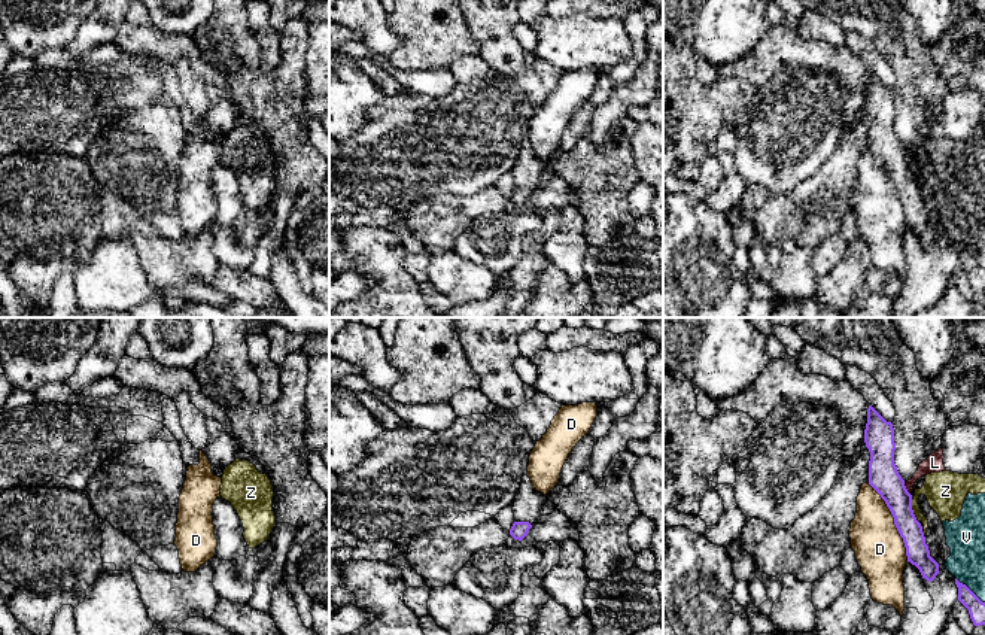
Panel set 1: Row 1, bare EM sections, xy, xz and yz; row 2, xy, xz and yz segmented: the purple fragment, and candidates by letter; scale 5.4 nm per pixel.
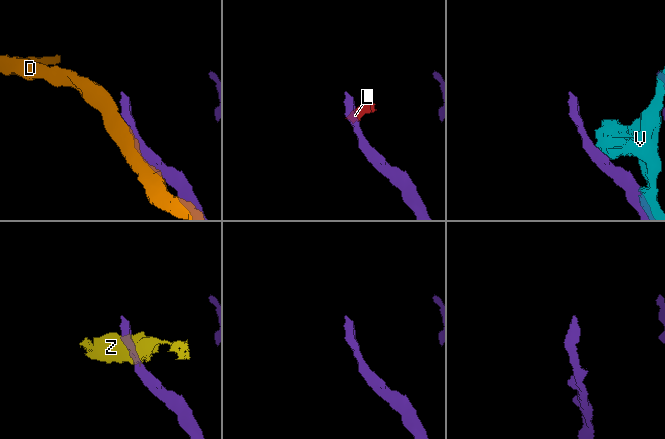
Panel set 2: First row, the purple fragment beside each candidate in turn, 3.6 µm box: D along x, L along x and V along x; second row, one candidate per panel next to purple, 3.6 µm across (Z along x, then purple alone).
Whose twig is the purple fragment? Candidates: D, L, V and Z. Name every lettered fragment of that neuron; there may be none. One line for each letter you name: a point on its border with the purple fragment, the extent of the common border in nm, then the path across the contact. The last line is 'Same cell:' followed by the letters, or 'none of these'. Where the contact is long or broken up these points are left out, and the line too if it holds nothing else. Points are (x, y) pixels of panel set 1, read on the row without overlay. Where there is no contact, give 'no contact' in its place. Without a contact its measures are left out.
Same cell: none of these

